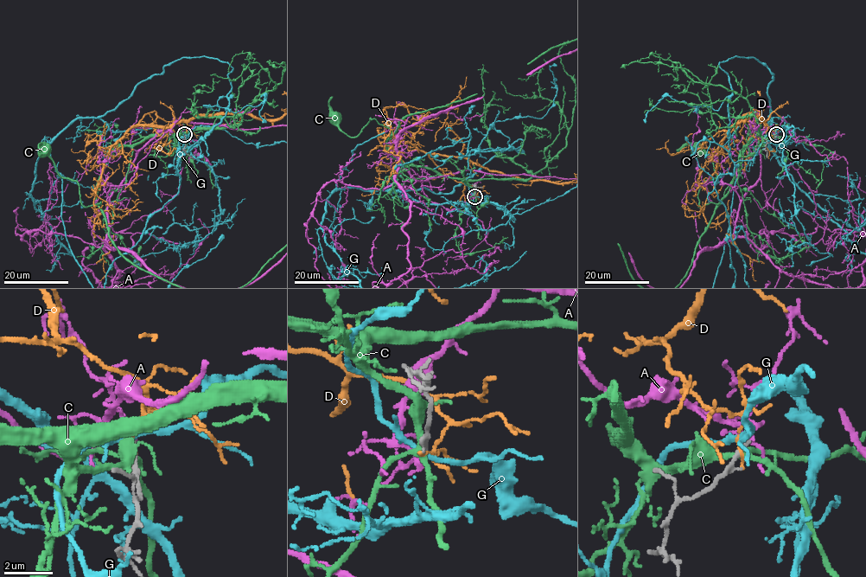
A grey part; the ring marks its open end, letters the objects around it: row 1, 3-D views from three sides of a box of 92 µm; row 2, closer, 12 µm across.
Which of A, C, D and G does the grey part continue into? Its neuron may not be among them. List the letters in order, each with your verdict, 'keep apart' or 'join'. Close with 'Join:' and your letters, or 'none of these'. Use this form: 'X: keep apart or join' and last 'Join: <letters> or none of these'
A: join
C: keep apart
D: keep apart
G: keep apart
Join: A

